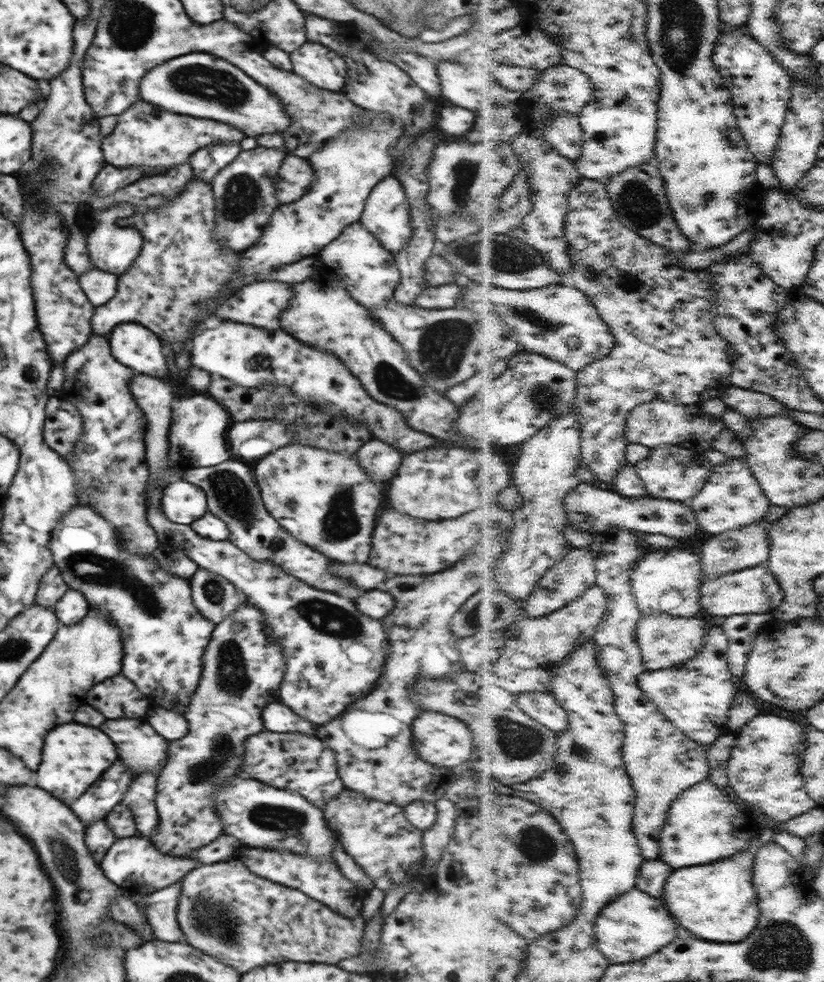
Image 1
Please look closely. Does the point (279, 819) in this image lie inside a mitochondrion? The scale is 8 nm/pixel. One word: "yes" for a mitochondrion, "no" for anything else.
yes

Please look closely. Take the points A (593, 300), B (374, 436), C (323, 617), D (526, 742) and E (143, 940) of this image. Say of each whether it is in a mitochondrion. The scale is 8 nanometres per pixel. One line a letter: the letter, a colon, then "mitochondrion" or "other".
A: other
B: other
C: mitochondrion
D: mitochondrion
E: other

